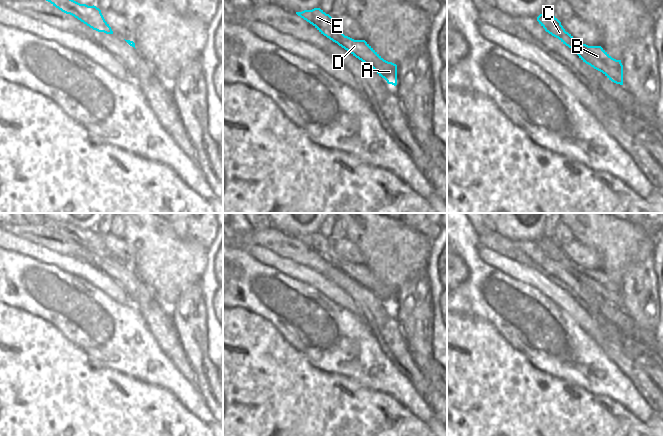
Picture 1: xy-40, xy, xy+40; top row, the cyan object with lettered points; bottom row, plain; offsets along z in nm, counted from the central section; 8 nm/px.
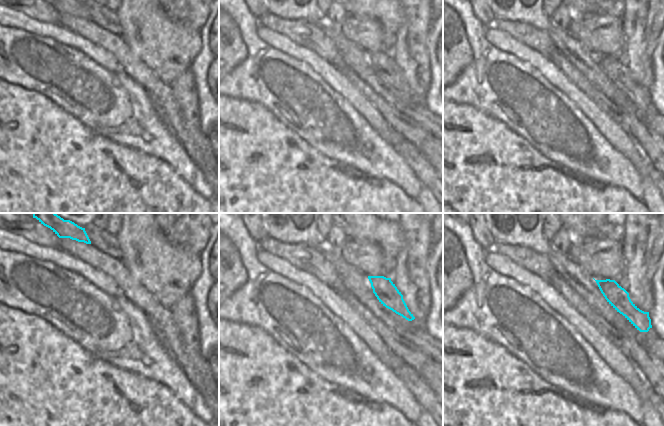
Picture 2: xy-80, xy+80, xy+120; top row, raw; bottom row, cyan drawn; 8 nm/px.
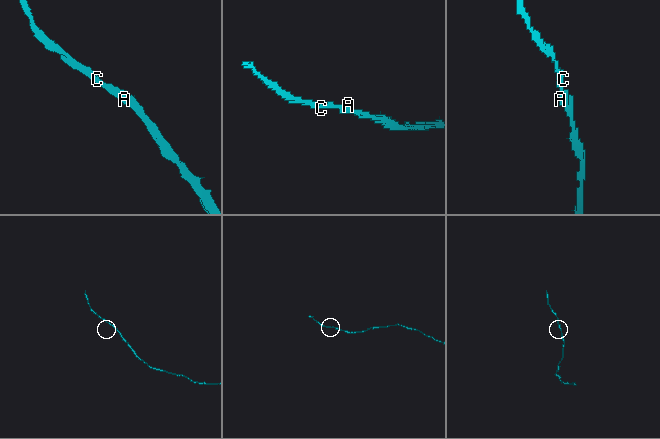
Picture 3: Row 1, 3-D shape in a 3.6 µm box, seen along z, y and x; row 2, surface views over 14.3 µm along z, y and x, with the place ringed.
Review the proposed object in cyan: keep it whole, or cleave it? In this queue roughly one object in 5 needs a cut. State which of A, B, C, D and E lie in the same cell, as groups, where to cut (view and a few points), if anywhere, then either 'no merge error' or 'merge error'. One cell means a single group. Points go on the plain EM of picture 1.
A B C D E; no cut; no merge error

